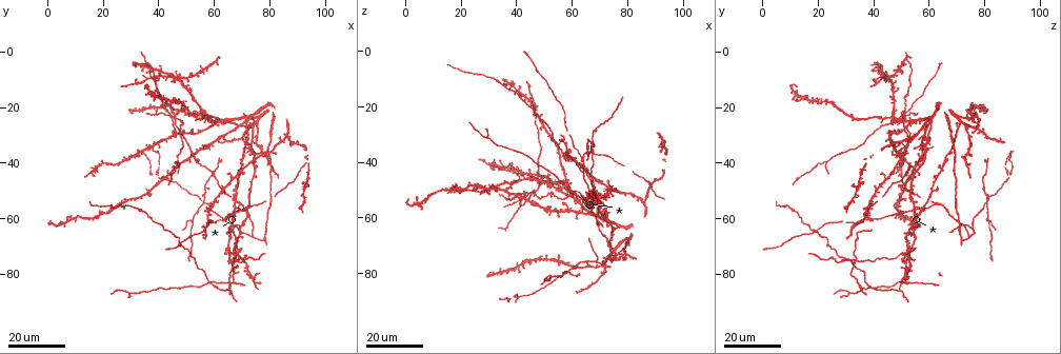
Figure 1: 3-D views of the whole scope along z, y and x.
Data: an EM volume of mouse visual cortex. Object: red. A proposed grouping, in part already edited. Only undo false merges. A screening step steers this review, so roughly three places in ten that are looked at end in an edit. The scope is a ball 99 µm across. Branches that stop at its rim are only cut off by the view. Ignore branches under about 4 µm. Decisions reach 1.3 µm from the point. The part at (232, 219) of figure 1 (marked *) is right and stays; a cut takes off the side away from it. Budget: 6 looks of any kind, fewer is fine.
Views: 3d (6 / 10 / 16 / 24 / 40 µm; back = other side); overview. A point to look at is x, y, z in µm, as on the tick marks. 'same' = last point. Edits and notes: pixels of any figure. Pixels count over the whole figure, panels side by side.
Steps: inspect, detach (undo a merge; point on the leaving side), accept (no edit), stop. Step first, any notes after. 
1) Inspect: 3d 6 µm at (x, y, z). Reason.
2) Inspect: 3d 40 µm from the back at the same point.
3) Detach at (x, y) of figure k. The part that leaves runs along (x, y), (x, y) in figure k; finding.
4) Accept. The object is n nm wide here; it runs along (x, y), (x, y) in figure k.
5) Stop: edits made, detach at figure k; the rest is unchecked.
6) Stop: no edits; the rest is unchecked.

Inspect: 3d 16 µm at (64, 60, 38). Three arms meet.

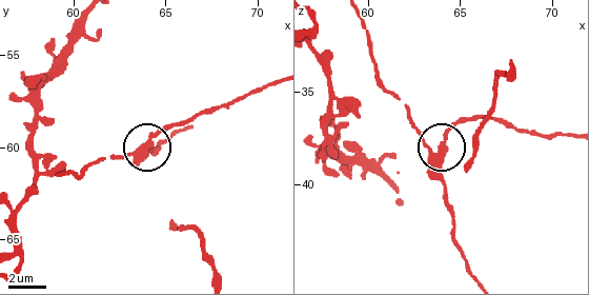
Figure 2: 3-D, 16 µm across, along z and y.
Inspect: 3d 10 µm at (63.8, 60.1, 38.0).

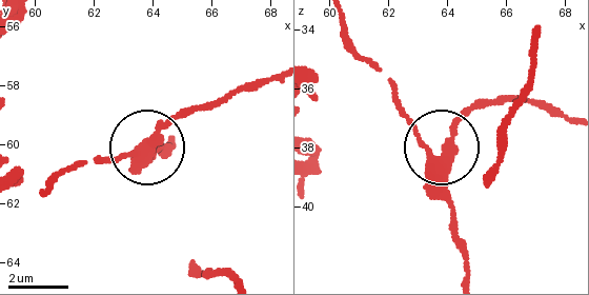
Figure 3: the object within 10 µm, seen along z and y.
Accept. The object is 350 nm wide here; it runs along (465, 276), (445, 148), (483, 104) in figure 3; one neuron here.

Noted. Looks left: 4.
Inspect: 3d 24 µm at (60, 62, 35). Arms part here.

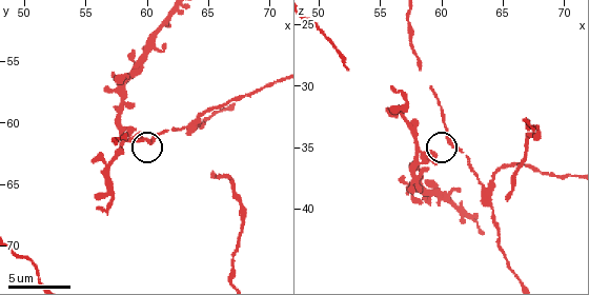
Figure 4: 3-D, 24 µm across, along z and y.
Inspect: 3d 10 µm at (60.4, 61.0, 34.6).

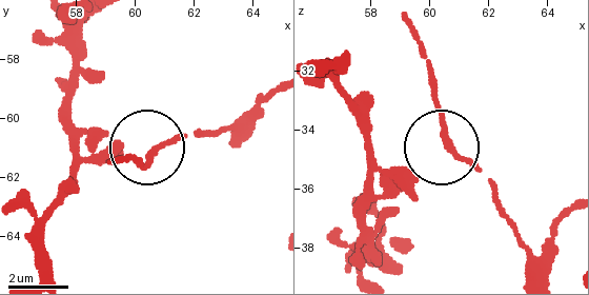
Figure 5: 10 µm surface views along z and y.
Accept. The object is 160 nm wide here; it runs along (547, 271), (487, 180), (444, 148), (434, 70) in figure 5; one neuron here.

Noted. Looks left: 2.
Inspect: 3d 16 µm at (57, 54, 80). Four or more arms meet.

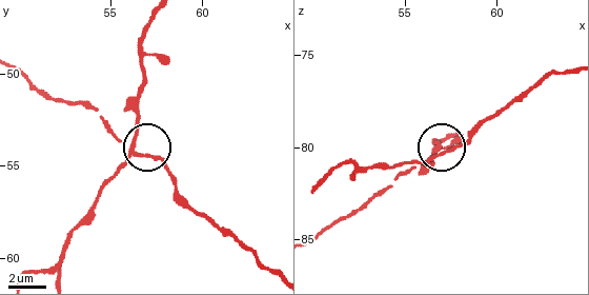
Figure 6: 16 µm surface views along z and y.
Inspect: 3d 10 µm at (56.1, 54.2, 80.8).

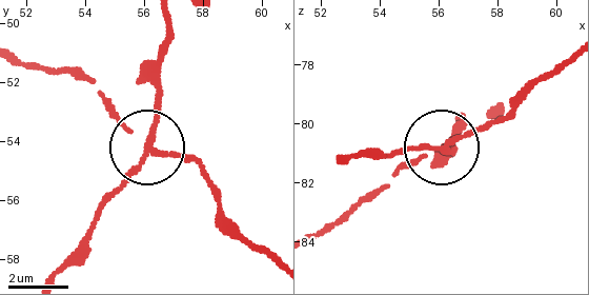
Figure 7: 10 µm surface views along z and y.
Detach at (155, 105) of figure 7. 4 arms meet here; the part that leaves runs along (150, 155), (108, 198), (88, 243), (63, 274) in figure 7; a second neuron is stuck on.

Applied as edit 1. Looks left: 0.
Stop: edits made, detach at figure 7; the rest is unchecked.

